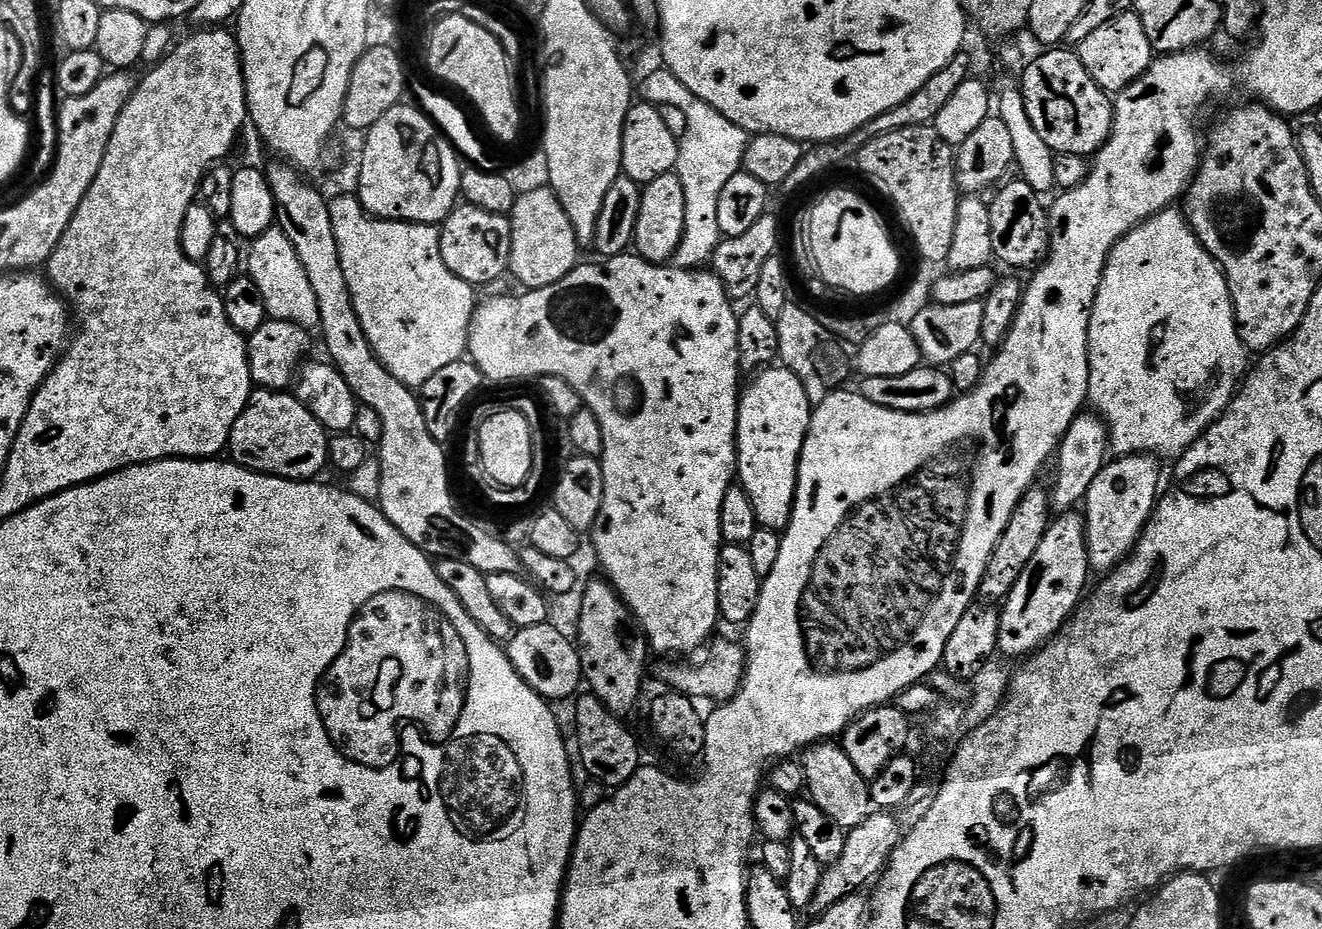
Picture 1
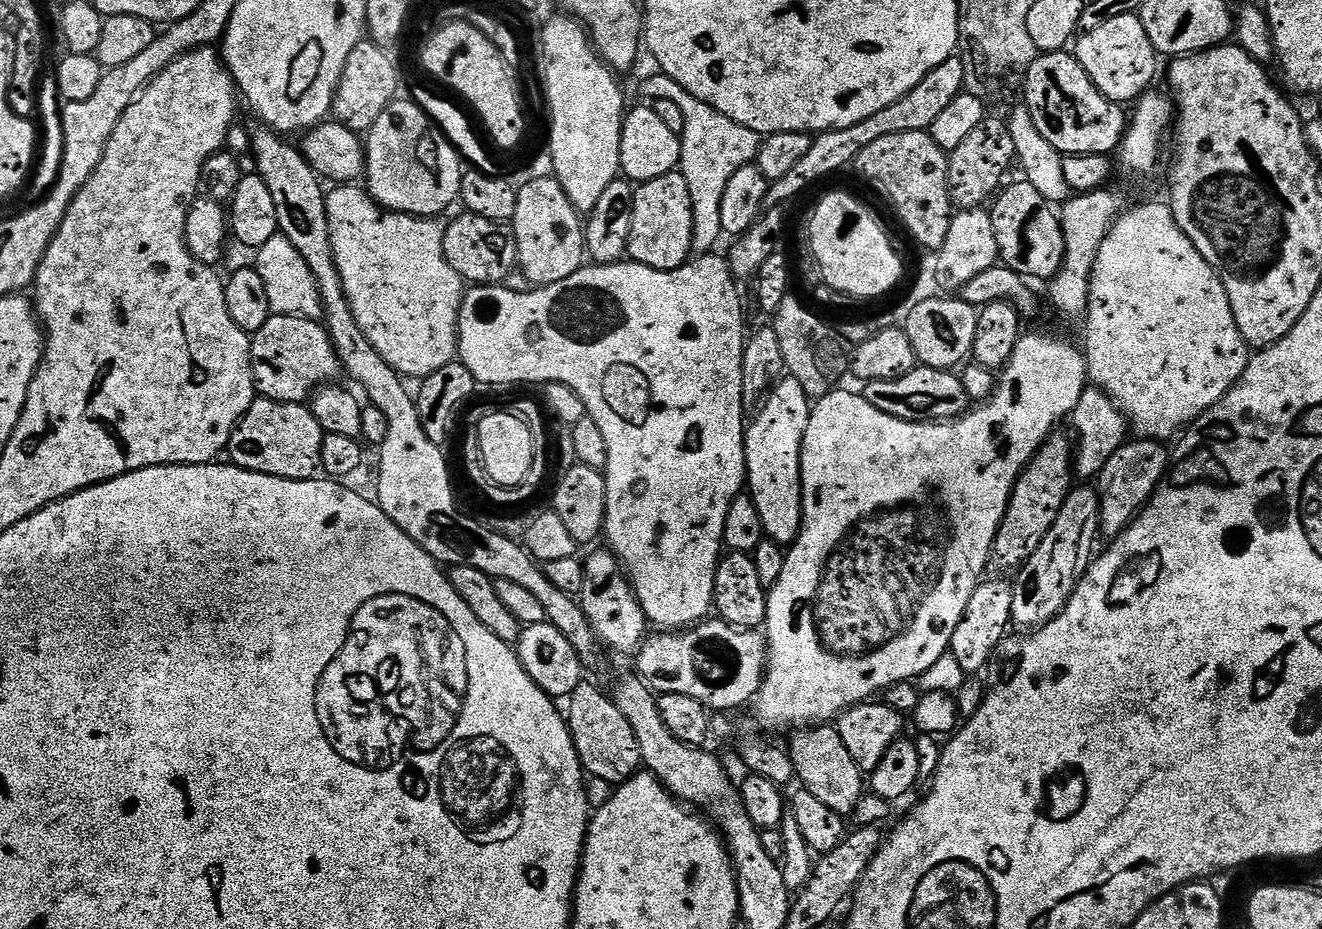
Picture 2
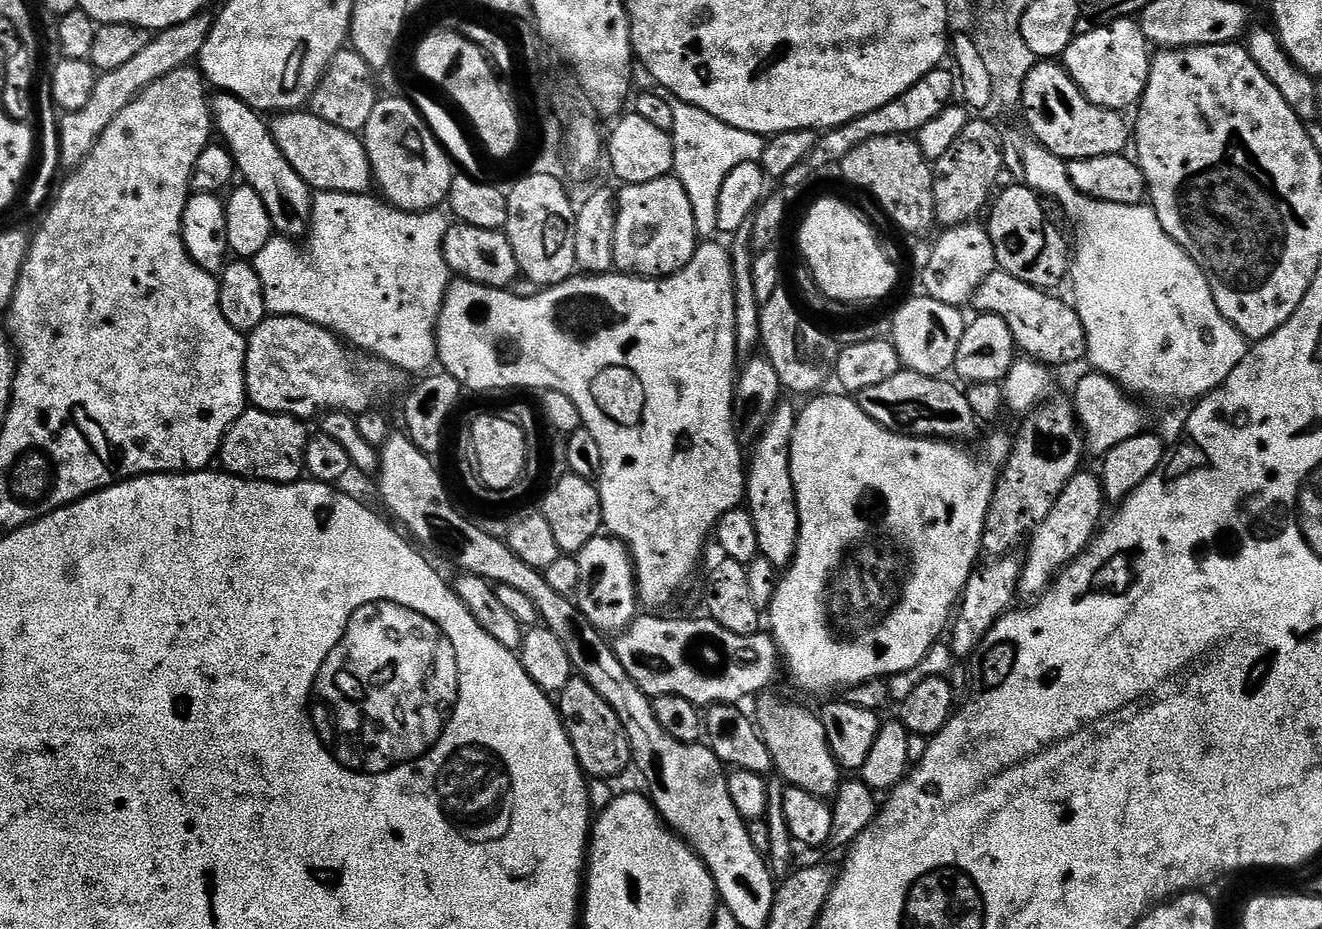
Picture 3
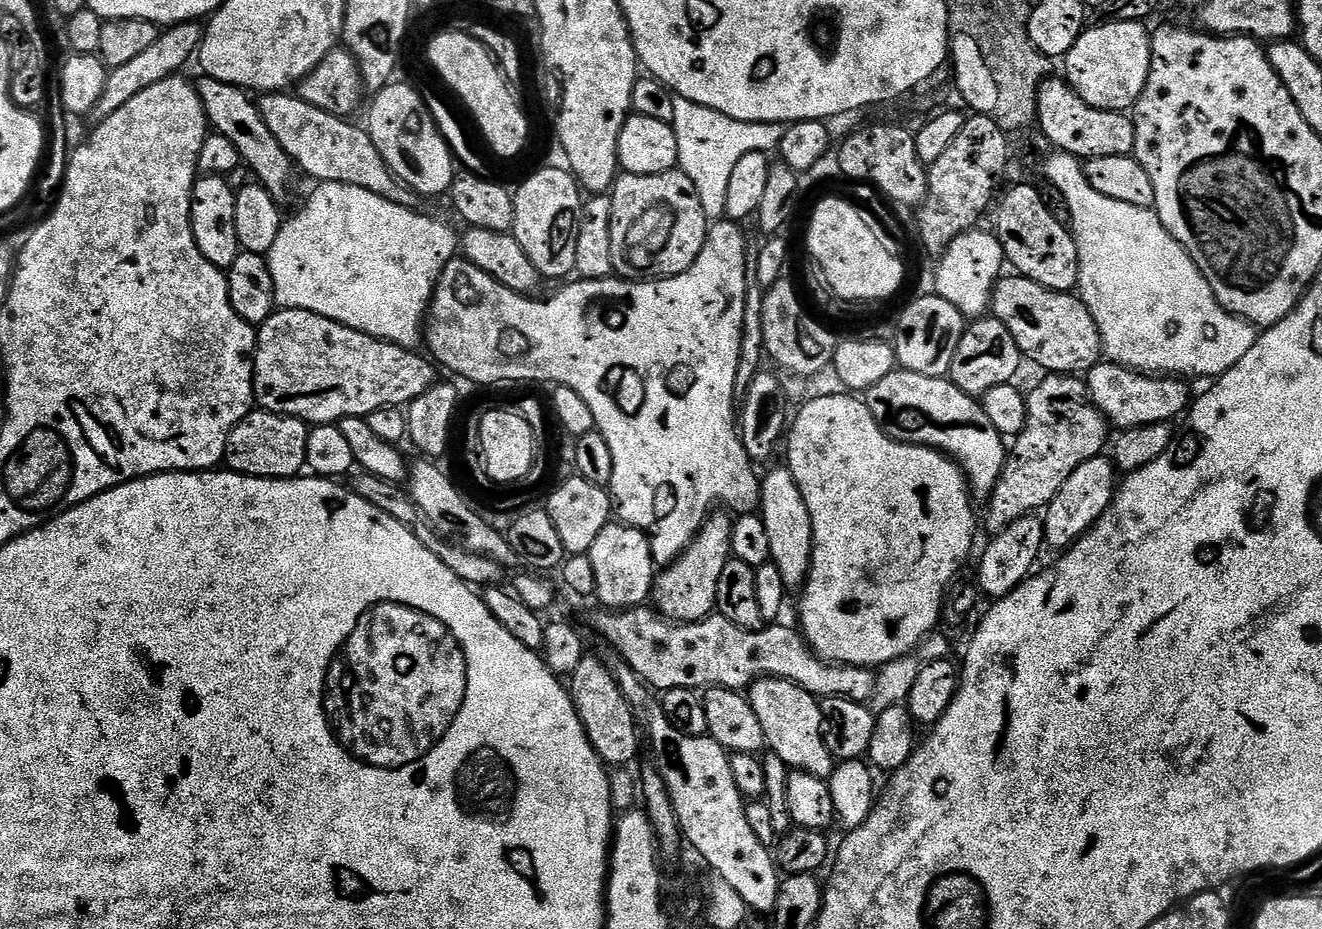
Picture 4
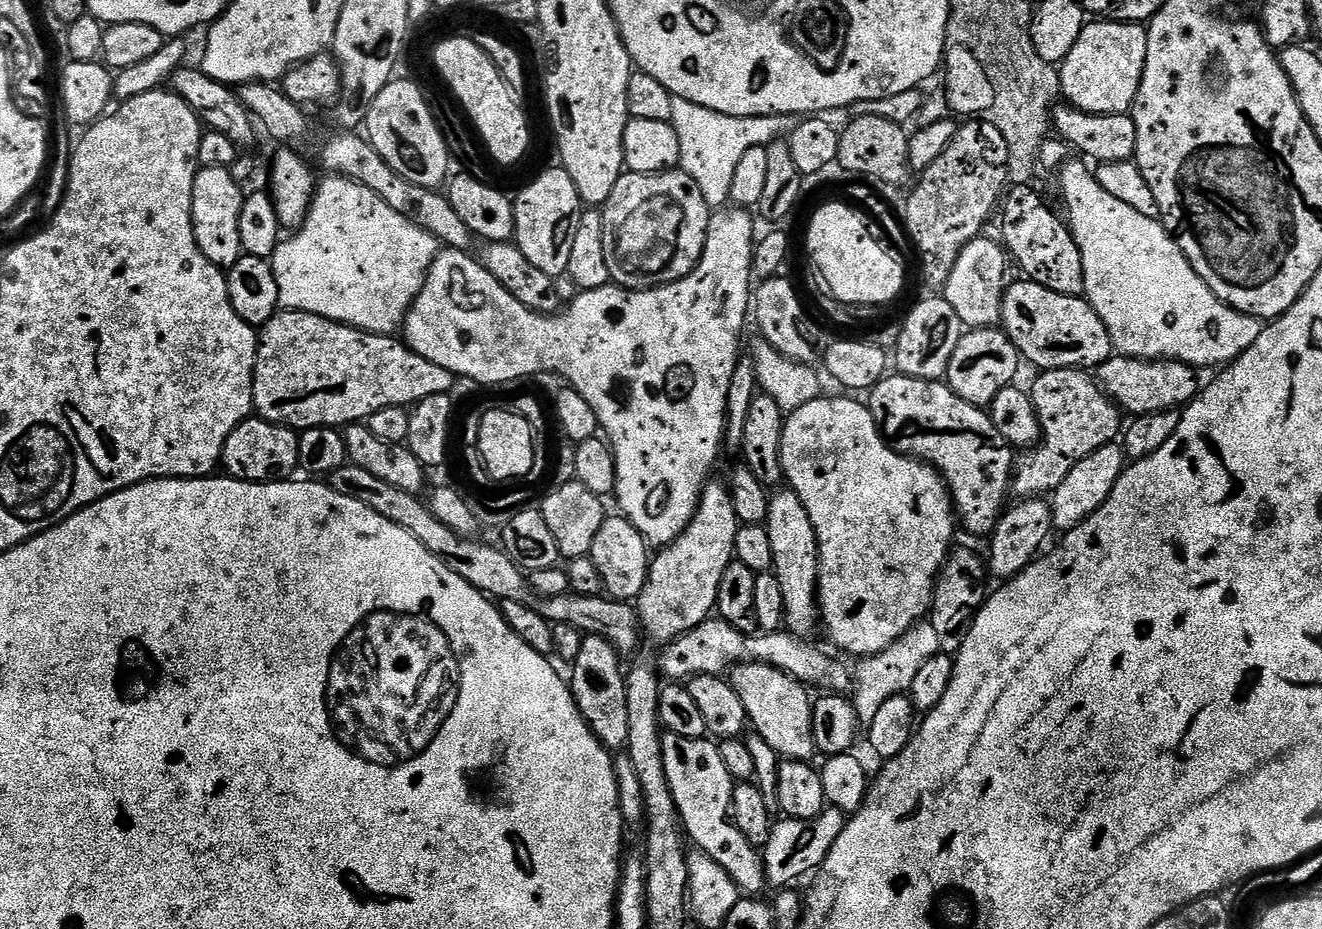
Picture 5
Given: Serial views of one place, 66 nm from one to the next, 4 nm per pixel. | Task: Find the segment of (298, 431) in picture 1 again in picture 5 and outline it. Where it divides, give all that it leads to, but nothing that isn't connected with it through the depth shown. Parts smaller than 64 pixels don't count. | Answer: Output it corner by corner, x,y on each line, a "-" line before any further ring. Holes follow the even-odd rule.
261,418
243,420
224,443
220,455
223,471
233,480
249,480
255,484
287,480
295,473
292,471
300,468
299,441
300,437
295,428
272,424

